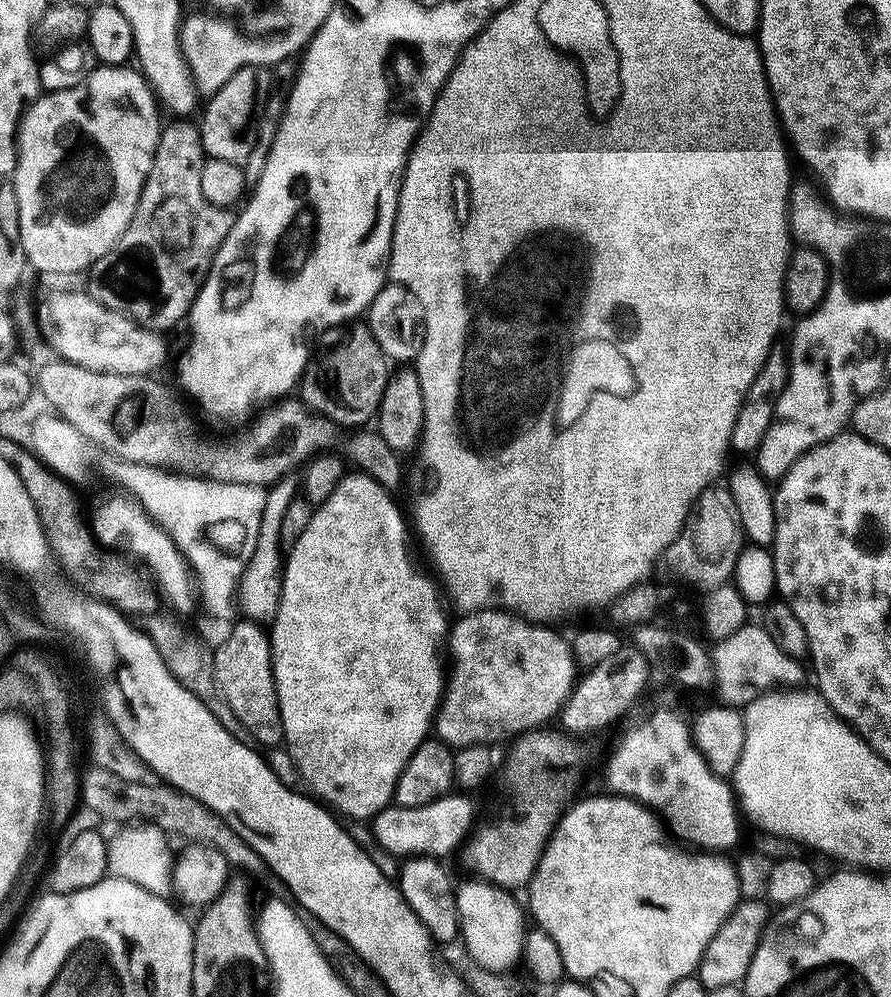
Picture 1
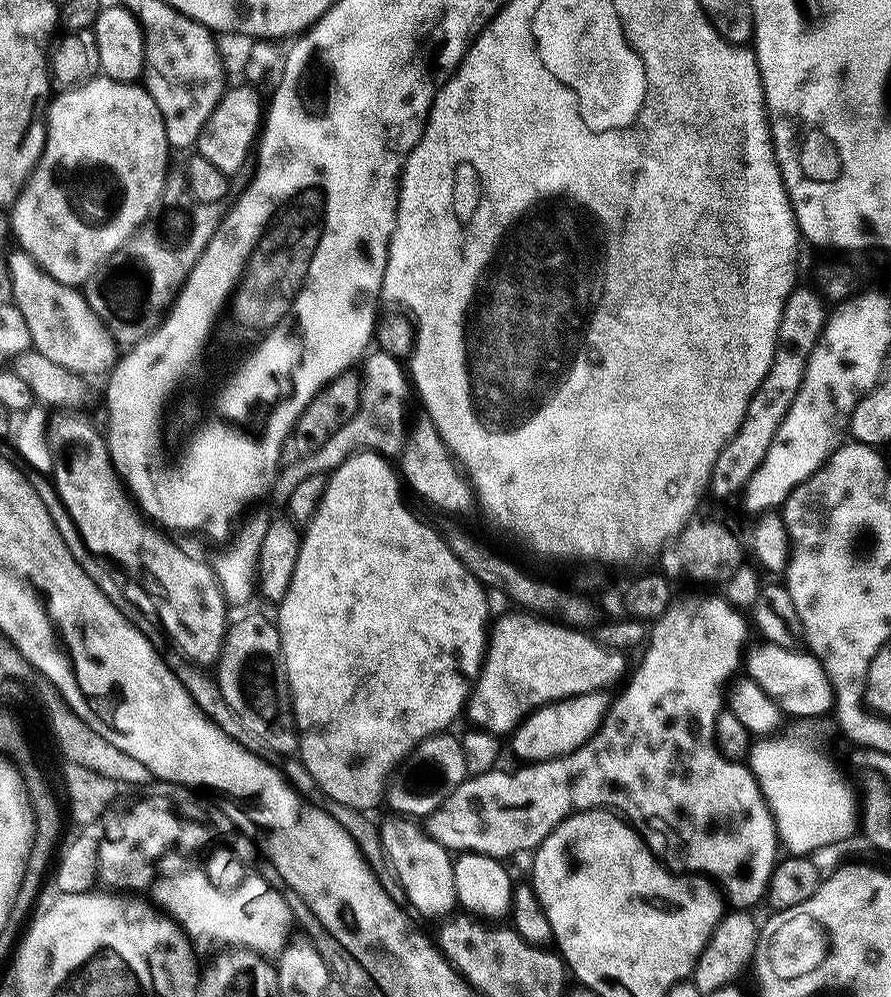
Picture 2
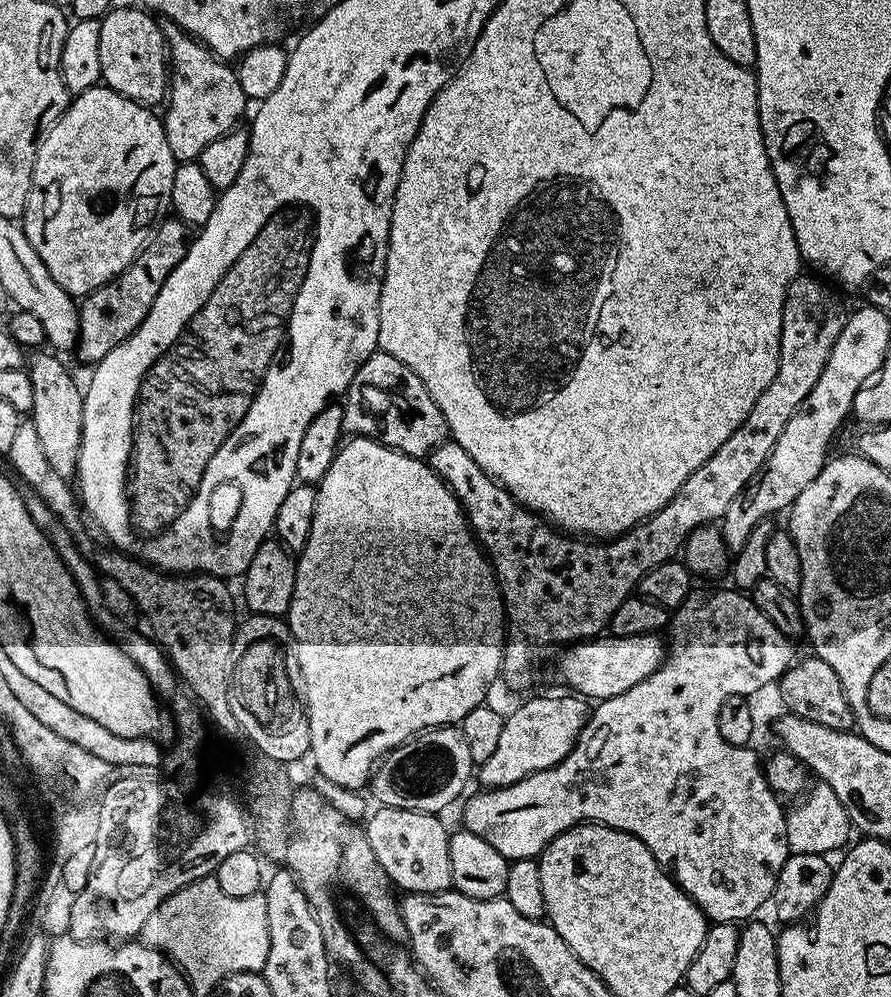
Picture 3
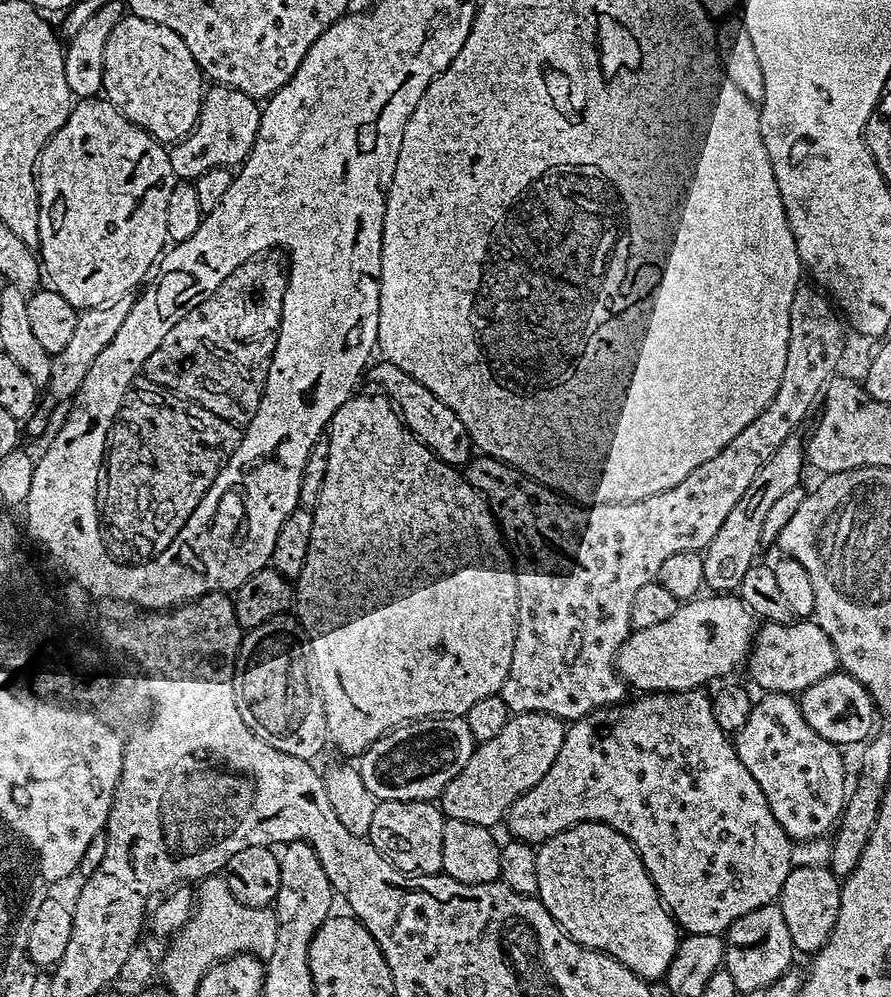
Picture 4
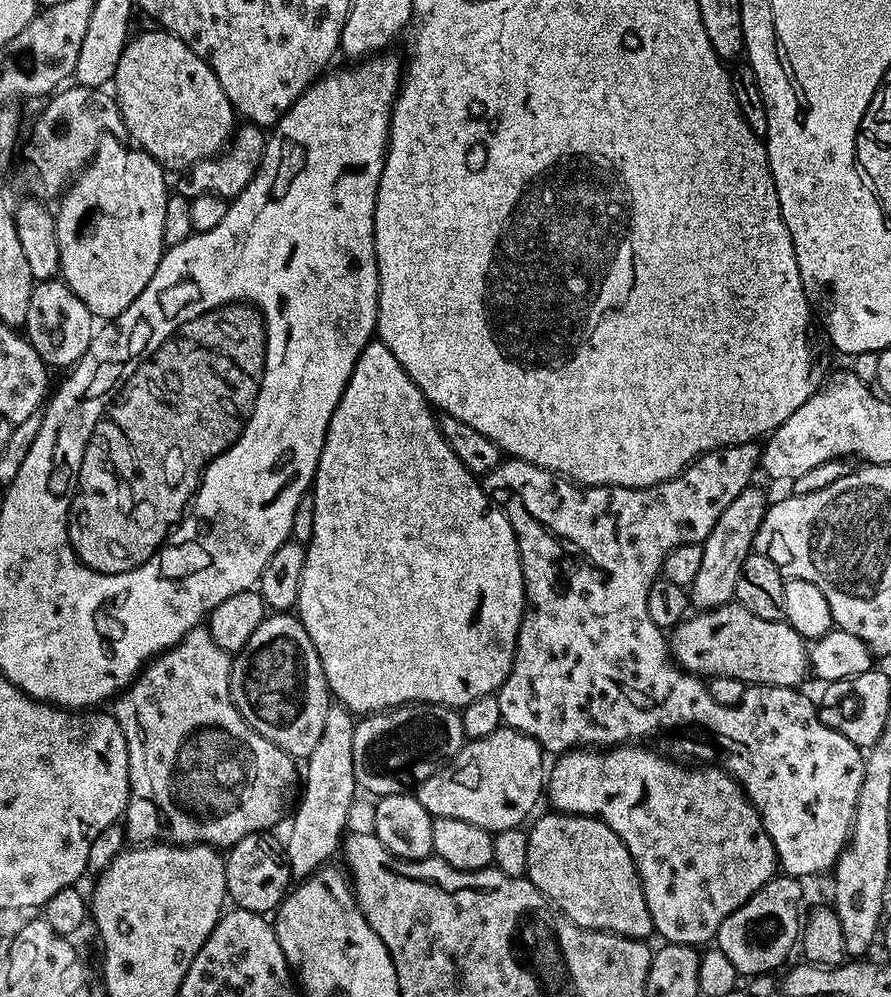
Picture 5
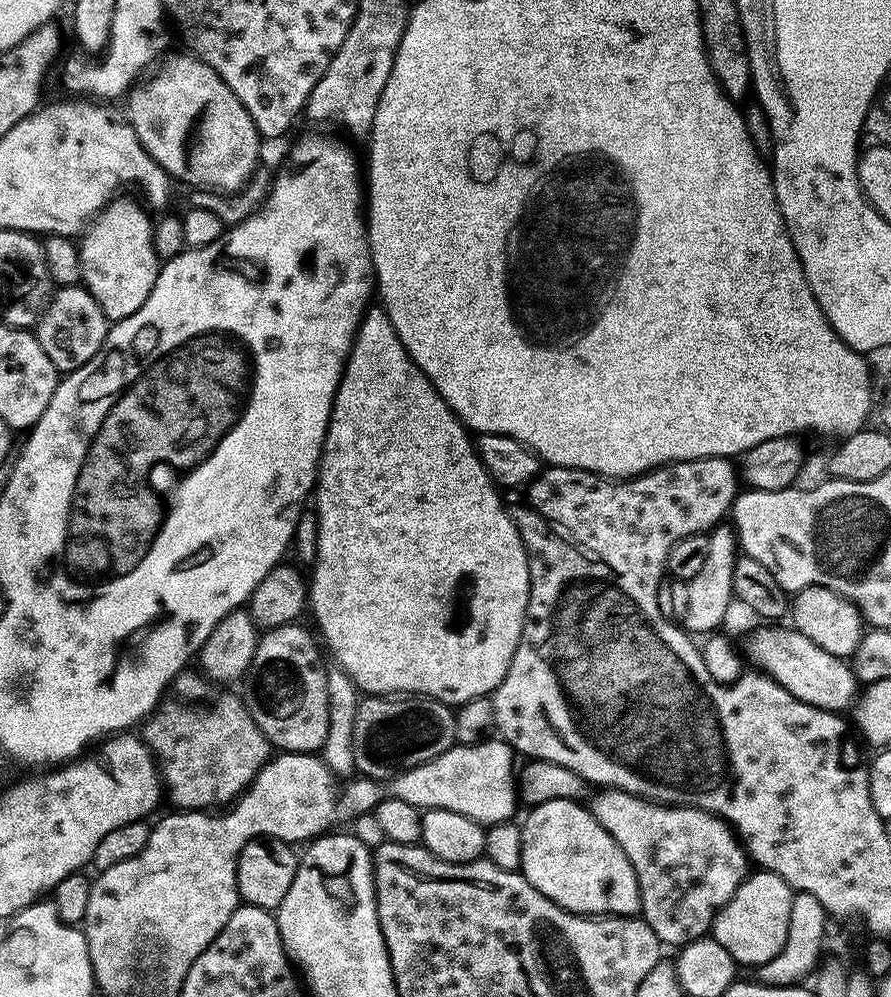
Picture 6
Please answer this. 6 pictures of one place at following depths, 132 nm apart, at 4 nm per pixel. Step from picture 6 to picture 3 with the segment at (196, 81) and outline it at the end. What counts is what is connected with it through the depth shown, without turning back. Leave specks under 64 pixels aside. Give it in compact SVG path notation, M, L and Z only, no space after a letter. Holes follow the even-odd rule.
M116 6L100 20L100 33L98 34L98 62L100 63L101 81L118 94L145 106L163 105L170 83L170 57L166 41L161 25L156 25L157 17L153 16L147 16L140 8Z

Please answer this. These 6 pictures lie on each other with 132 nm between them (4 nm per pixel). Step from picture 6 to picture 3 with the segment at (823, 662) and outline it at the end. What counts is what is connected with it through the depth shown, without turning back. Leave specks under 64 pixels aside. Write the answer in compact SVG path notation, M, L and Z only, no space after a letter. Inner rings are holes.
M656 634L647 636L622 636L619 638L593 638L585 640L578 644L565 647L564 652L560 656L560 676L569 684L573 693L579 694L581 697L587 698L592 702L601 700L609 700L618 694L626 694L626 690L630 690L630 686L638 686L638 682L642 682L646 678L650 678L650 674L654 674L659 670L660 665L664 663L666 655L666 644L660 641L661 637Z

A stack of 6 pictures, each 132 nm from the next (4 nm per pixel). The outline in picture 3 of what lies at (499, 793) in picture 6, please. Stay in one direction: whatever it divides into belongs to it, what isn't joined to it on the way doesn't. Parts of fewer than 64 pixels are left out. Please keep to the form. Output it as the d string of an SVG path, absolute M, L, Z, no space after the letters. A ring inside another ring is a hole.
M567 695L536 696L505 715L498 747L478 768L478 780L480 776L481 782L484 783L481 785L485 789L505 788L526 778L531 772L552 768L568 757L580 732L588 723L590 704L579 695Z

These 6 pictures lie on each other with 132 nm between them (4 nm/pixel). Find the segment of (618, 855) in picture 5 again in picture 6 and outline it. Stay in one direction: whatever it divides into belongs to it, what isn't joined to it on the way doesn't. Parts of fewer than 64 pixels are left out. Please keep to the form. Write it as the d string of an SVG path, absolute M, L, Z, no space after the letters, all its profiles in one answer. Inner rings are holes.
M551 800L535 805L532 812L520 824L522 834L522 862L520 872L546 898L550 898L567 912L582 916L634 916L640 912L640 887L630 866L630 858L610 838L607 830L601 826L587 807L576 800Z

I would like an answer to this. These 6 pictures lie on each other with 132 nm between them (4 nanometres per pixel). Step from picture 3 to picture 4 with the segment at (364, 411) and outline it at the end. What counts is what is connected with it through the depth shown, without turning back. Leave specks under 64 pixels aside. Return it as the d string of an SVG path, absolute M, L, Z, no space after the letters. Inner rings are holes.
M381 359L379 363L373 363L367 369L367 379L370 378L374 383L381 384L385 388L381 389L398 409L410 431L433 454L439 456L442 462L453 466L467 465L474 455L474 445L462 418L458 418L458 414L454 414L454 410L450 410L450 406L446 406L446 402L442 402L434 393L426 390L426 386L422 382L418 382L413 376L406 374L406 370L394 366L386 359Z

